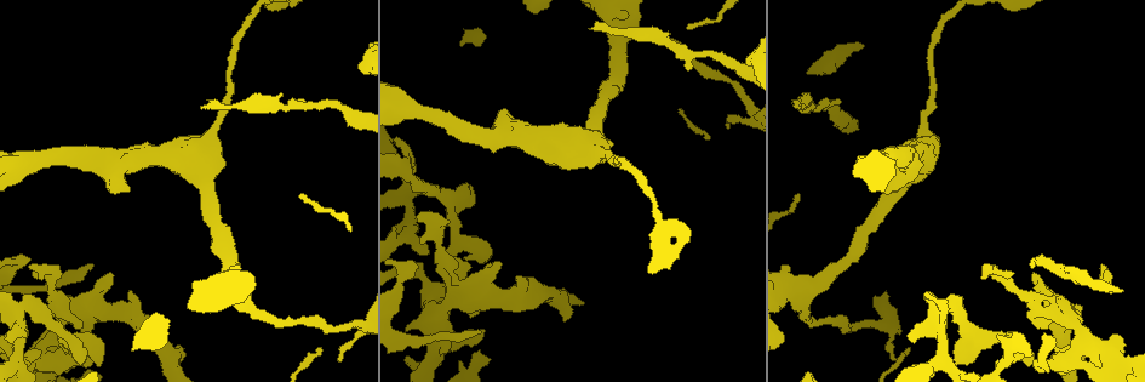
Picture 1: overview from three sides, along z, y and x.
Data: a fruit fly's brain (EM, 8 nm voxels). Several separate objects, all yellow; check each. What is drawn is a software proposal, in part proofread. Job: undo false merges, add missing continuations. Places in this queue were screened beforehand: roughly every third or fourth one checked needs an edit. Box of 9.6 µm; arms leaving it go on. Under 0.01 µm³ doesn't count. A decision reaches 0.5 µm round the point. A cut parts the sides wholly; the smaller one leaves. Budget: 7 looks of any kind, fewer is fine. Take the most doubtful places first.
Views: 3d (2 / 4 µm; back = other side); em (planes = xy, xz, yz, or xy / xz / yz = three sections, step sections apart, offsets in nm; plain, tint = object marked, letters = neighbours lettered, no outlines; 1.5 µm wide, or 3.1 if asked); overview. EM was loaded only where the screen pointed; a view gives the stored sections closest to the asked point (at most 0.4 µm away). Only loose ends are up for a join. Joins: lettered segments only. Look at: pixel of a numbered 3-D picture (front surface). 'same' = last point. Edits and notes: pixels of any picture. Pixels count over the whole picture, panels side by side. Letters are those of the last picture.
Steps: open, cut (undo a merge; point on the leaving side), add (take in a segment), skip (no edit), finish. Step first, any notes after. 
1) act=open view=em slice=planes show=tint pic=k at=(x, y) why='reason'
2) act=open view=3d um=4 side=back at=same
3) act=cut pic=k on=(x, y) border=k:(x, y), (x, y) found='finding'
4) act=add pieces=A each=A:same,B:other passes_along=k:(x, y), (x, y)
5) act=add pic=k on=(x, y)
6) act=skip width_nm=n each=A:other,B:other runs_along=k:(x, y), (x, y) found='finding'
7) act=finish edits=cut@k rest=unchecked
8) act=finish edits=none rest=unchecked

act=open view=3d um=4 pic=1 at=(201, 106) why='an open end'

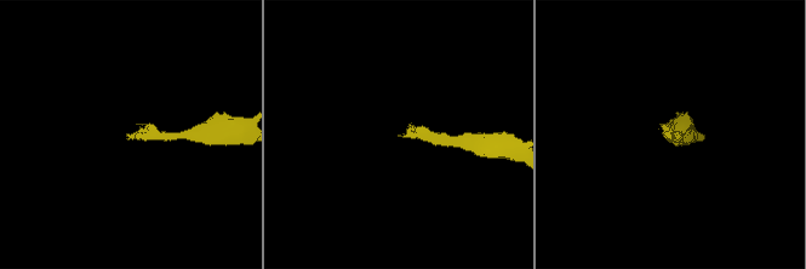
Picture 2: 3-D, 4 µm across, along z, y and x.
act=open view=em slice=planes show=plain pic=2 at=(129, 135)

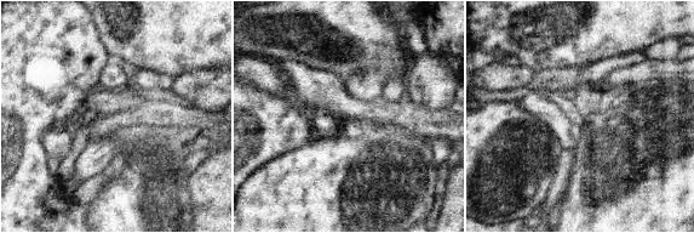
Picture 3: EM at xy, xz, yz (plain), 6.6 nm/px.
act=open view=em slice=planes show=letters at=same

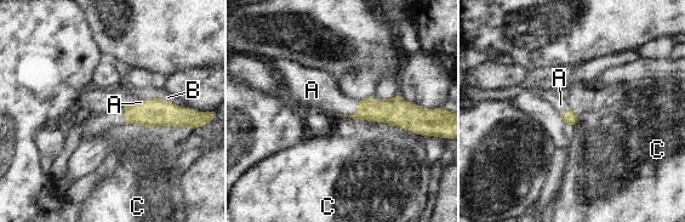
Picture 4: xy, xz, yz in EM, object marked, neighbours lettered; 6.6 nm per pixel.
act=add pieces=A each=A:same,B:other,C:other passes_along=4:(389, 112), (352, 115), (321, 94) found='it goes on there'

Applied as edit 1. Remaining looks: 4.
act=open view=3d um=4 pic=1 at=(500, 265) why='an open end'

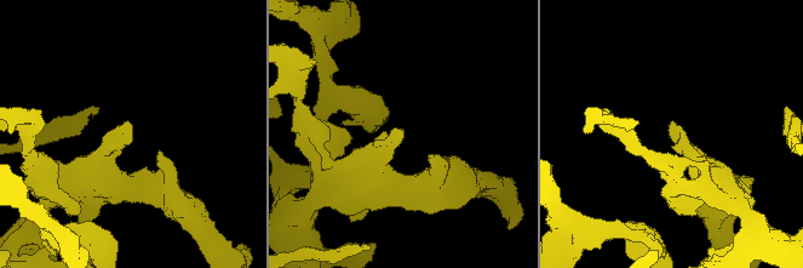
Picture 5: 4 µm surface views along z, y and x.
act=open view=em slice=planes show=plain pic=5 at=(397, 132) why='shape alone is not enough'

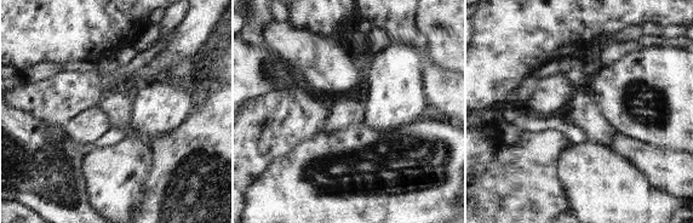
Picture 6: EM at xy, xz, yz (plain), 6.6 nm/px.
act=open view=em slice=planes show=letters at=same why='what lies round it'

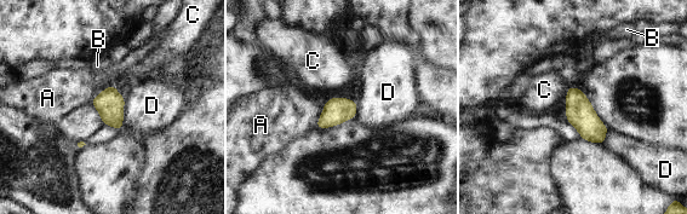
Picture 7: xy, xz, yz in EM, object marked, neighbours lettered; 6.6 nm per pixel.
act=skip each=A:other,B:other,C:other,D:other border=7:(126, 99), (121, 128) found='none of them fits'

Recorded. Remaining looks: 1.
act=finish edits=add@4 rest=unchecked

